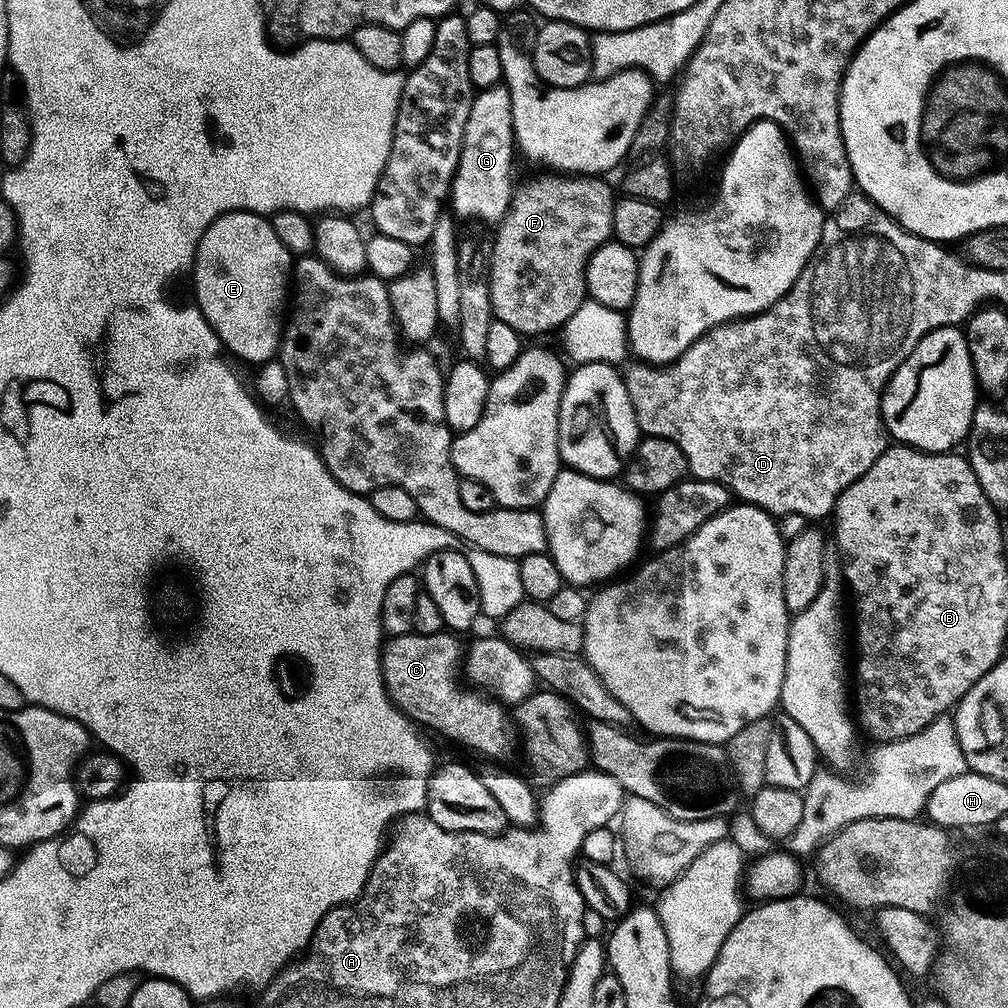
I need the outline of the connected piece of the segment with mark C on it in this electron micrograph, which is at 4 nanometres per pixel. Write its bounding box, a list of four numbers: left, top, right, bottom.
[382,634,512,762]

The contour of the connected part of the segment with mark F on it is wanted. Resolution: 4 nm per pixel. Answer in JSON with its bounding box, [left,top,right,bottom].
[486,174,617,337]

